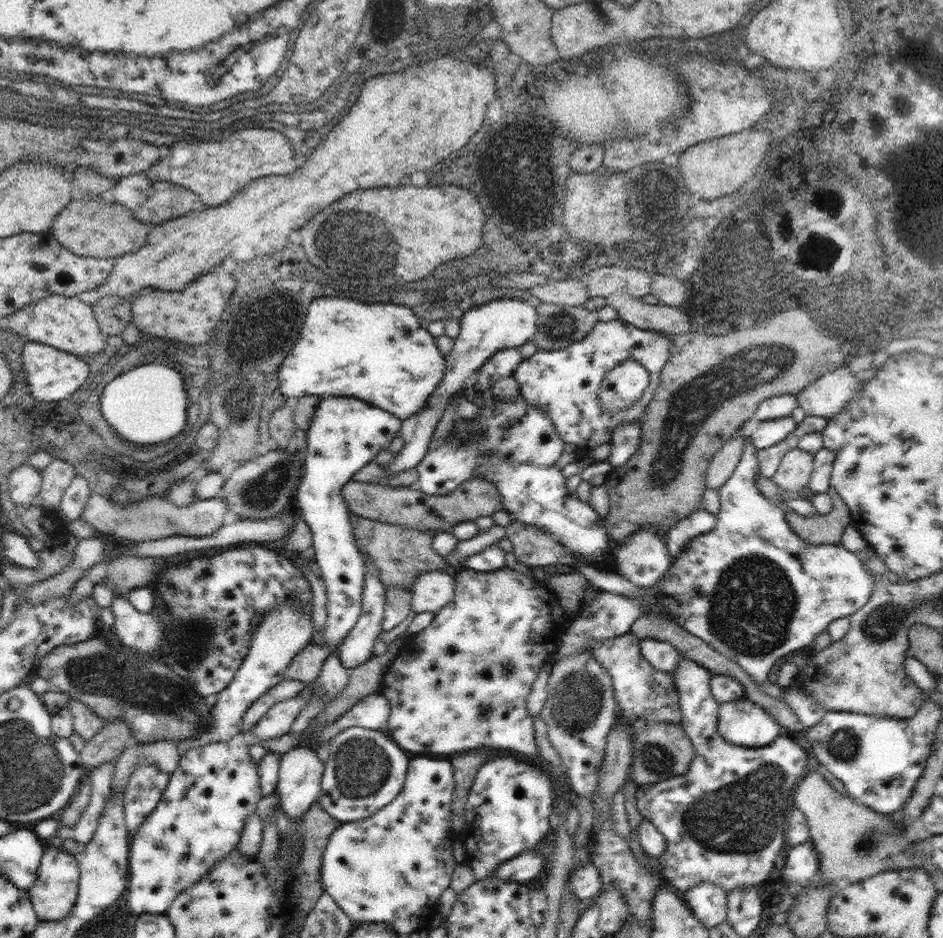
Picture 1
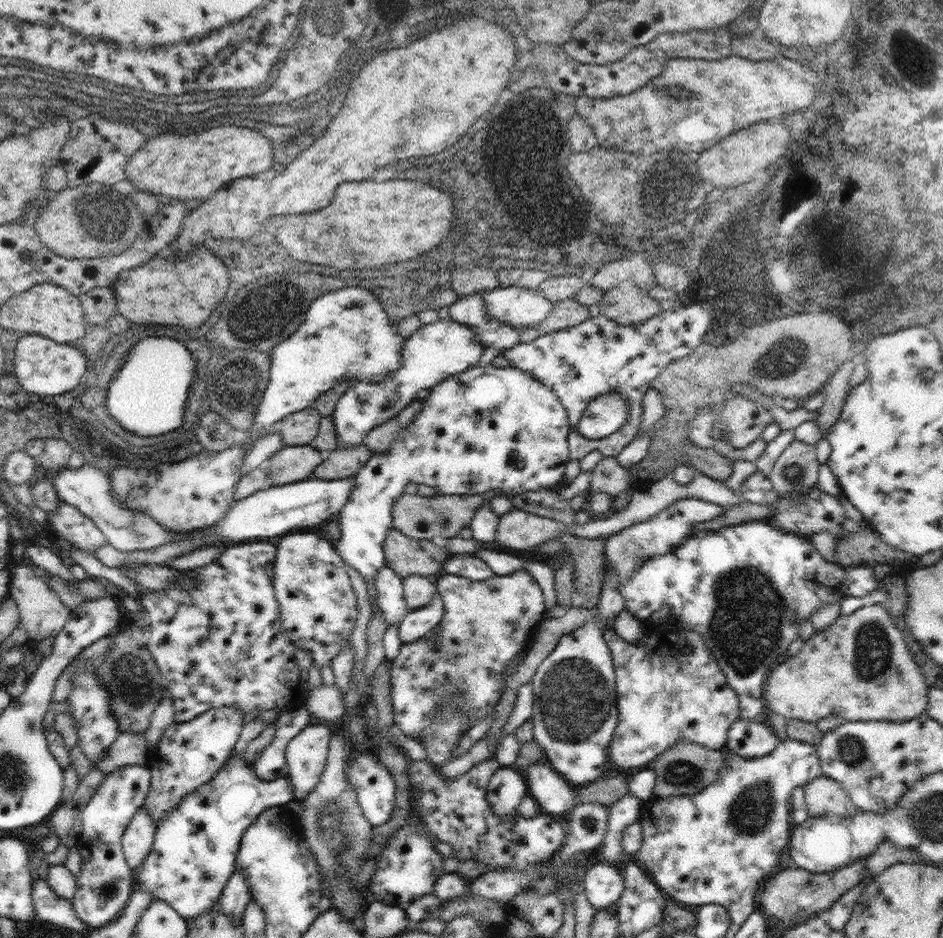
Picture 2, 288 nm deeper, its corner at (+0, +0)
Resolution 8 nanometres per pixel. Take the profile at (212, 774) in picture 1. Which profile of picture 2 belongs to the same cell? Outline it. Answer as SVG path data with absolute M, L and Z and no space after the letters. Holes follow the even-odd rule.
M233 750L231 756L227 758L227 762L215 772L215 776L209 782L205 782L199 788L195 788L193 792L189 792L189 796L185 796L177 806L173 806L157 822L153 846L147 852L147 856L143 858L141 868L137 870L135 890L149 894L151 900L167 902L185 920L189 920L191 916L199 916L201 912L207 912L213 904L217 904L229 876L237 868L235 862L237 862L237 852L239 852L243 832L247 832L247 828L259 818L259 814L263 814L263 810L275 808L275 806L285 806L293 798L295 798L293 786L287 776L277 778L273 782L261 780L255 774L253 766L247 764L247 756L239 756Z

